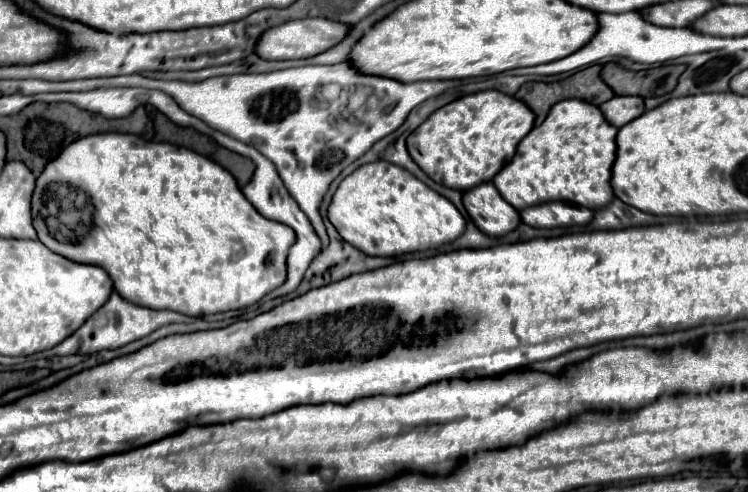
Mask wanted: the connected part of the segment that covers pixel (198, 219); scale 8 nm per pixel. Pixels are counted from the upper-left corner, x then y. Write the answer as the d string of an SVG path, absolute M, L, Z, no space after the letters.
M118 132L84 136L84 138L76 140L72 146L66 146L66 150L60 152L58 158L48 162L48 166L44 168L44 174L40 174L40 178L36 180L36 190L32 196L32 218L34 218L38 238L44 246L48 246L52 252L56 252L68 260L82 262L82 264L94 264L94 266L104 268L110 274L116 292L122 298L128 298L128 302L138 304L138 306L148 306L154 310L174 310L174 312L182 312L188 316L204 316L204 314L246 308L246 306L258 302L268 292L282 286L286 282L286 274L288 274L288 268L286 268L288 250L292 248L292 244L296 240L294 230L290 226L264 218L244 198L234 176L228 170L224 170L222 166L218 166L216 162L212 162L210 158L200 156L188 148L168 144L168 142L148 142L140 136L118 134Z

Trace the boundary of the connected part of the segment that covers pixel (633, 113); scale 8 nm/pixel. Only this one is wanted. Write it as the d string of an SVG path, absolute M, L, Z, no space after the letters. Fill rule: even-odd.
M614 96L612 100L604 102L600 110L612 126L622 128L644 112L644 102L640 96Z

